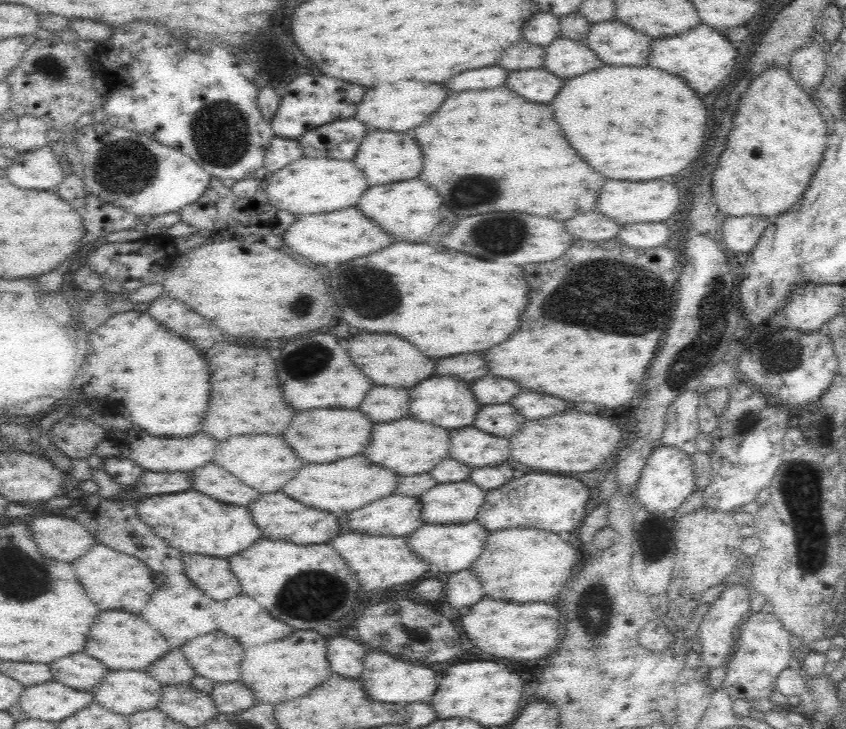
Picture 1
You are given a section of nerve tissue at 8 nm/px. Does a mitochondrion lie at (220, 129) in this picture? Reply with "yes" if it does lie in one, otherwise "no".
yes

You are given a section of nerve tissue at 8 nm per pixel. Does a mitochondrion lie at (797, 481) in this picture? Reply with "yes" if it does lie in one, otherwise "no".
yes

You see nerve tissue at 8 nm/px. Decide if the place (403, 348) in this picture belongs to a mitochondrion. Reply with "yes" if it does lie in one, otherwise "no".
no

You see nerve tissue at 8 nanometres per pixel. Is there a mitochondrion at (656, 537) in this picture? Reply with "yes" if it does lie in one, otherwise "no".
yes

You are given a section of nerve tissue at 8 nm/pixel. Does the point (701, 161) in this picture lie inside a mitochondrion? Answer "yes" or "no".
no

